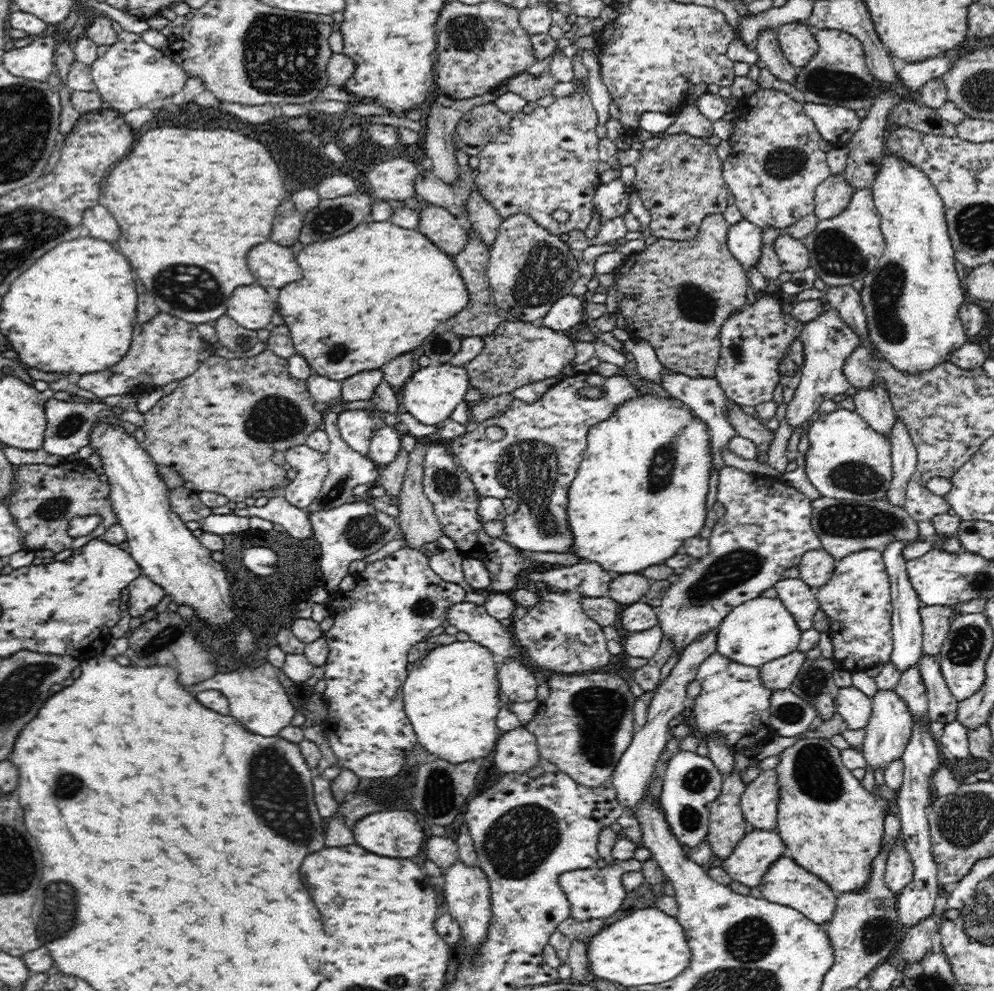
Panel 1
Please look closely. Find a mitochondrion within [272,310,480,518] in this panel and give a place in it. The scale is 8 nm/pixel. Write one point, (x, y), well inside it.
(445, 482)

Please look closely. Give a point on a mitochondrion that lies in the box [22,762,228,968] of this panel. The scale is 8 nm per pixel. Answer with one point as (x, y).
(56, 918)

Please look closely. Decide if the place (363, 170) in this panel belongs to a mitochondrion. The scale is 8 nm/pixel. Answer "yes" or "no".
no

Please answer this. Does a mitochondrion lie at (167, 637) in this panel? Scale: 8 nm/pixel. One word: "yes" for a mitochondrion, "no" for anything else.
yes

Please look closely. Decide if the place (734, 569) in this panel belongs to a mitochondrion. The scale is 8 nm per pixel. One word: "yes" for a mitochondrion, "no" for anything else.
yes

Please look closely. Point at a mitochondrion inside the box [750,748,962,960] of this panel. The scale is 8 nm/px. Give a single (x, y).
(876, 935)

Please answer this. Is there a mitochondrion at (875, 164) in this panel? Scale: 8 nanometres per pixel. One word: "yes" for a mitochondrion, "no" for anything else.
no

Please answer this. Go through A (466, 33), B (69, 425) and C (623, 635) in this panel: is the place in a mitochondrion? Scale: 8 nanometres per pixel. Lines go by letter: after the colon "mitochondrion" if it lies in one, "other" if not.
A: mitochondrion
B: mitochondrion
C: other

